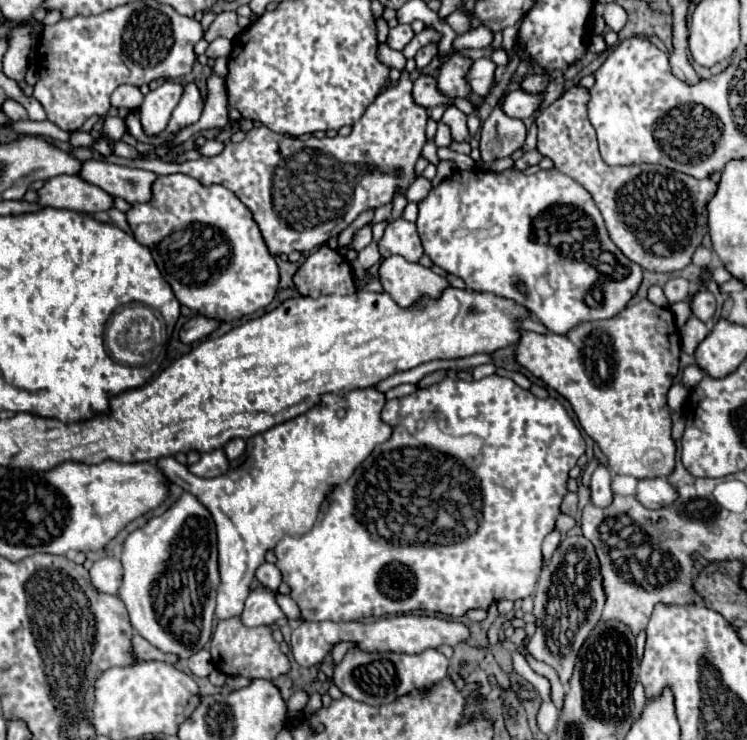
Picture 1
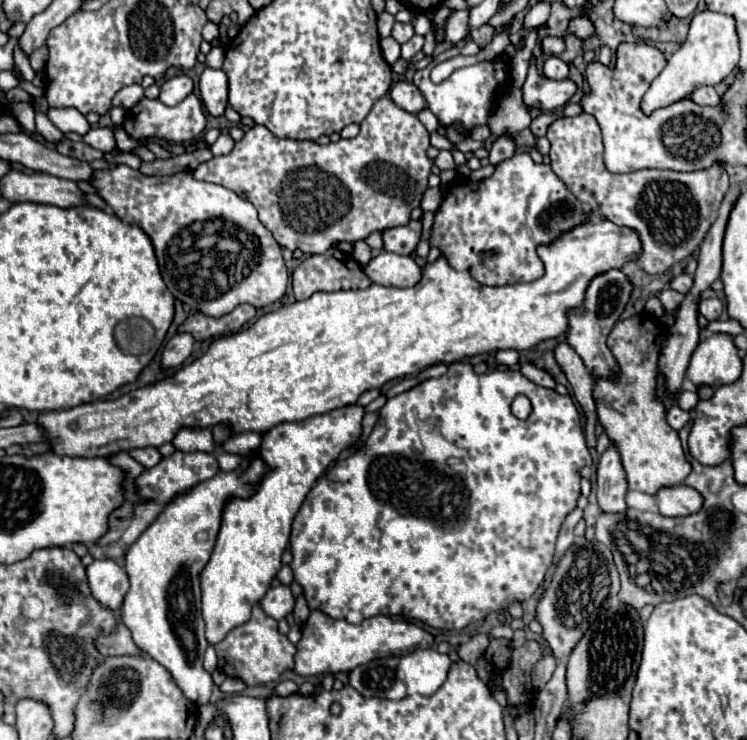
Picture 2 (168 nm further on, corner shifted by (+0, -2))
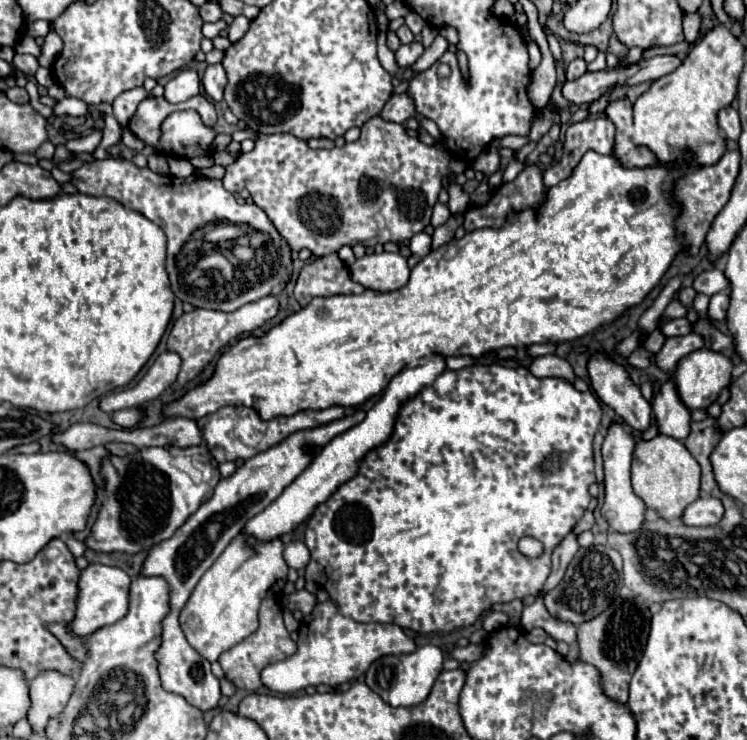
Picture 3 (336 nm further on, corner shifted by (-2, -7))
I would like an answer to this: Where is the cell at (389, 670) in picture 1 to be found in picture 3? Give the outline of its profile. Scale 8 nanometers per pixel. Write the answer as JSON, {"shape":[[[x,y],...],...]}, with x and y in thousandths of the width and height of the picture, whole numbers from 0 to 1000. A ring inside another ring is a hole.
{"shape":[[[572,870],[572,873],[558,876],[553,884],[513,886],[502,892],[489,911],[489,924],[523,954],[558,954],[574,943],[577,930],[585,914],[590,911],[590,905],[593,905],[590,876]]]}

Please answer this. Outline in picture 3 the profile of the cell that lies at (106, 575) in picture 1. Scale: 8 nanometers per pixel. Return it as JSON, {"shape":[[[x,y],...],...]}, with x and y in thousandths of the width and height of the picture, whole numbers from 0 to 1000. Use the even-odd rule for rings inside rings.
{"shape":[[[119,762],[114,770],[108,770],[103,827],[100,838],[95,841],[98,854],[106,859],[116,859],[143,843],[154,843],[154,838],[162,838],[173,822],[173,795],[175,795],[175,781],[162,768]]]}

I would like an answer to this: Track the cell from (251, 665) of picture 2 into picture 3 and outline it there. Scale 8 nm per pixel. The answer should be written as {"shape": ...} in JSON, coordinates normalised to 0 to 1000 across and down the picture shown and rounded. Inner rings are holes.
{"shape":[[[355,808],[349,814],[347,822],[347,849],[331,859],[328,865],[323,865],[320,870],[315,870],[309,878],[299,881],[293,886],[293,897],[301,905],[301,914],[323,932],[333,932],[333,935],[344,935],[352,924],[349,924],[349,905],[360,897],[368,897],[373,892],[387,889],[395,881],[395,868],[390,865],[387,854],[382,851],[379,843],[379,824],[371,808]]]}

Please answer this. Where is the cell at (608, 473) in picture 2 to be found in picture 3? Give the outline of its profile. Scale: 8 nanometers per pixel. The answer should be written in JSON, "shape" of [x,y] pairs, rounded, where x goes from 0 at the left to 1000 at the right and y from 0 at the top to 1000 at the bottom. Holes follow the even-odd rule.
{"shape":[[[821,573],[815,576],[815,584],[807,597],[807,630],[810,630],[810,676],[805,684],[807,700],[815,705],[815,711],[826,719],[853,719],[861,708],[861,692],[863,681],[855,670],[850,670],[845,659],[845,614],[850,603],[850,589],[837,584],[834,576]]]}

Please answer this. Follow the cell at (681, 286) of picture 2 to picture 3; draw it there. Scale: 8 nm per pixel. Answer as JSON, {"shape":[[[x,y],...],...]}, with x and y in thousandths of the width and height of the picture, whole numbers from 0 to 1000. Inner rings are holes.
{"shape":[[[965,362],[944,365],[928,378],[928,392],[938,395],[938,397],[946,397],[946,400],[954,400],[954,397],[960,397],[965,392],[973,392],[973,389],[976,389],[976,384],[973,384],[973,376],[968,373]]]}

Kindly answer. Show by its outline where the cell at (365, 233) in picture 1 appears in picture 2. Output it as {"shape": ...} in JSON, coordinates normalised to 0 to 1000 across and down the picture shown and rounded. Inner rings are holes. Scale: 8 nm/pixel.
{"shape":[[[478,326],[478,328],[473,331],[470,345],[473,345],[473,350],[478,350],[481,358],[491,358],[494,350],[497,350],[497,336],[494,336],[494,331],[491,331],[489,326]]]}

